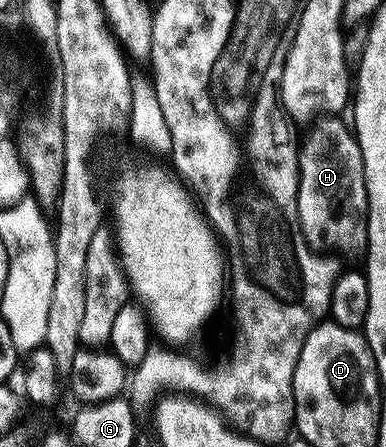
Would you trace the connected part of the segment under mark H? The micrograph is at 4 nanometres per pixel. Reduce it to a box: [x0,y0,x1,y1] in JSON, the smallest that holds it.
[298,118,368,258]

